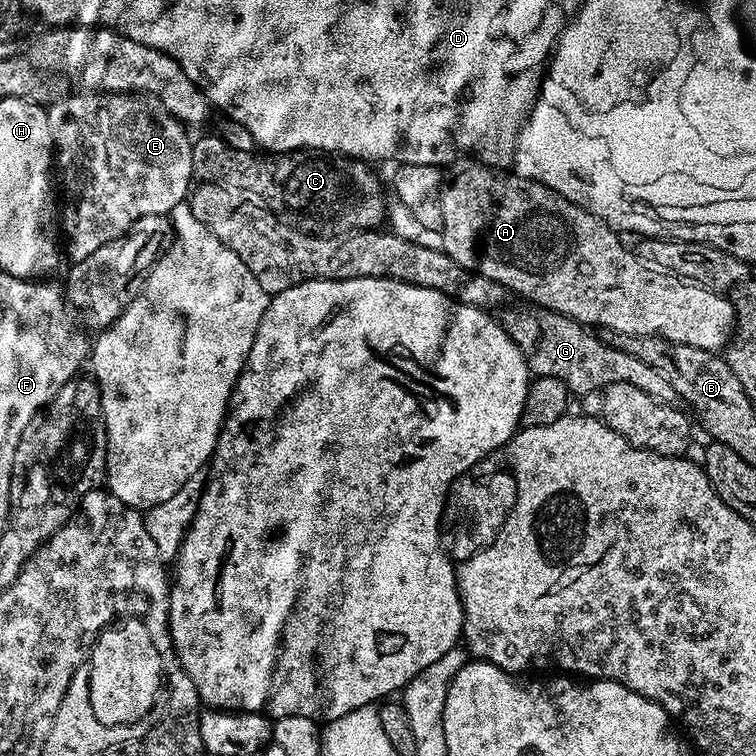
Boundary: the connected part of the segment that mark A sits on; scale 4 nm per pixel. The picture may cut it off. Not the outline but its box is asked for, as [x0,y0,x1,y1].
[441,162,736,352]

